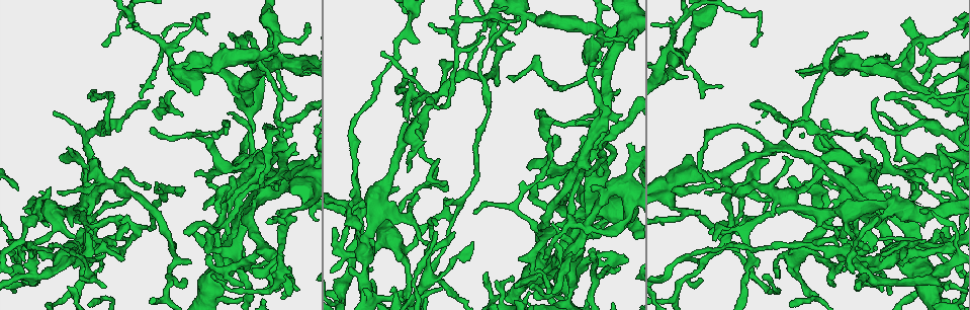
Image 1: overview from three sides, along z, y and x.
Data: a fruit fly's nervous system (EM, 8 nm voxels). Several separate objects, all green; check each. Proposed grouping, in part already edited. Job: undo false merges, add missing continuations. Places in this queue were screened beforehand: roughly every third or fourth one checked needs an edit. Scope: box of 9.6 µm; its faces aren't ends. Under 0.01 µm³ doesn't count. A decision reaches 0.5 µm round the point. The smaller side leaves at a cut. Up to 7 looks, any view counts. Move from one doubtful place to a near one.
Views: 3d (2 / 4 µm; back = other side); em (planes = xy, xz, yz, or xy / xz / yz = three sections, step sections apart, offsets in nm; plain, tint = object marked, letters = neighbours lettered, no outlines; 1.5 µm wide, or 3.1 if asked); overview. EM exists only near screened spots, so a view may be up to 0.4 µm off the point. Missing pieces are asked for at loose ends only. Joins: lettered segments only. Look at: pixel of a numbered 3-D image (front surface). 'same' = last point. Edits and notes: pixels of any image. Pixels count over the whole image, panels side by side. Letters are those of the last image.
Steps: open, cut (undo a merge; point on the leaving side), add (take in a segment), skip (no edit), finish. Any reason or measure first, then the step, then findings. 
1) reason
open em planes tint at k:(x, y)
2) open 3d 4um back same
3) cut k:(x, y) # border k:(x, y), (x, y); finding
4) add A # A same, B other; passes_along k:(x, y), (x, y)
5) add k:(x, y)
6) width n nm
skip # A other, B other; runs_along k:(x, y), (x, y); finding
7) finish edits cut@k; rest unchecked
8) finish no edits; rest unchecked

thick turns thin
open em xz step 8 letters at 1:(280, 181)

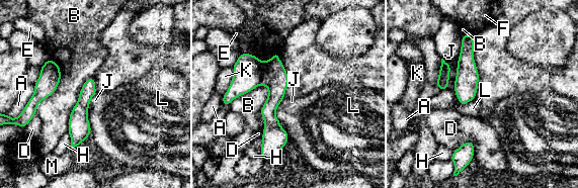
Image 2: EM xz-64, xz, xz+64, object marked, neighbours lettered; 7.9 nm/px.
longest_contact J 460 nm
skip # A other, B other, D other, E other, F other, H other, J other, K other, L other, M other; border 2:(463, 35), (458, 59), (455, 92); continuous, no second neuron

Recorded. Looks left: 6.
closes a loop
open 3d 2um at 1:(619, 227)

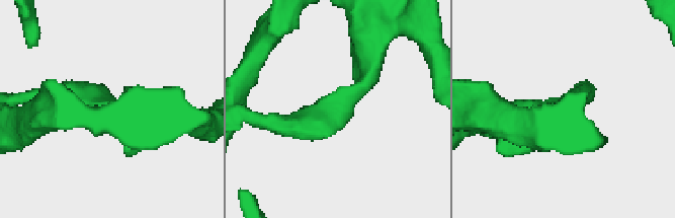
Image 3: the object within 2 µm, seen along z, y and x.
now the EM
open em xz step 4 tint at 3:(333, 104)

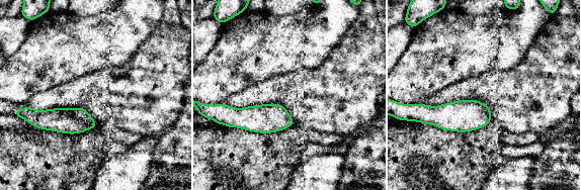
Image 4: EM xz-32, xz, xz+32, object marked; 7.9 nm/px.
cut it another way
open em planes letters same

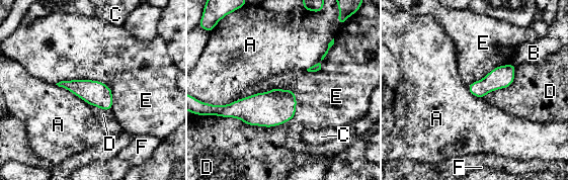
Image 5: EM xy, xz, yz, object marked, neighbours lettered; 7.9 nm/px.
longest_contact D 600 nm
skip # A other, B other, C other, D other, E other, F other; border 5:(55, 84), (68, 89), (91, 105); continuous, no second neuron

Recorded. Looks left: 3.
branch stops here
open 3d 2um at 1:(212, 277)

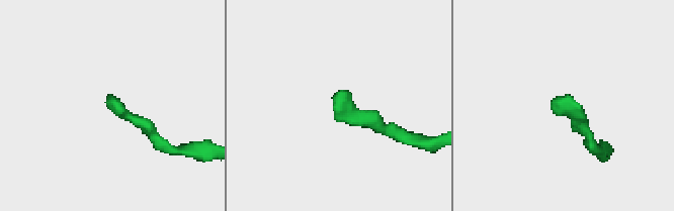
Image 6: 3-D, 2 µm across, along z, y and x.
open em planes letters at 6:(108, 100)

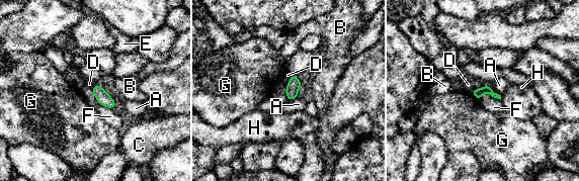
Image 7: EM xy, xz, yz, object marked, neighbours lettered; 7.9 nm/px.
skip # A other, B other, C other, D other, E other, F other, G other, H other; border 7:(89, 89), (100, 104), (113, 109); no lettered segment goes on from it

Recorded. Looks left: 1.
finish no edits; rest unchecked

